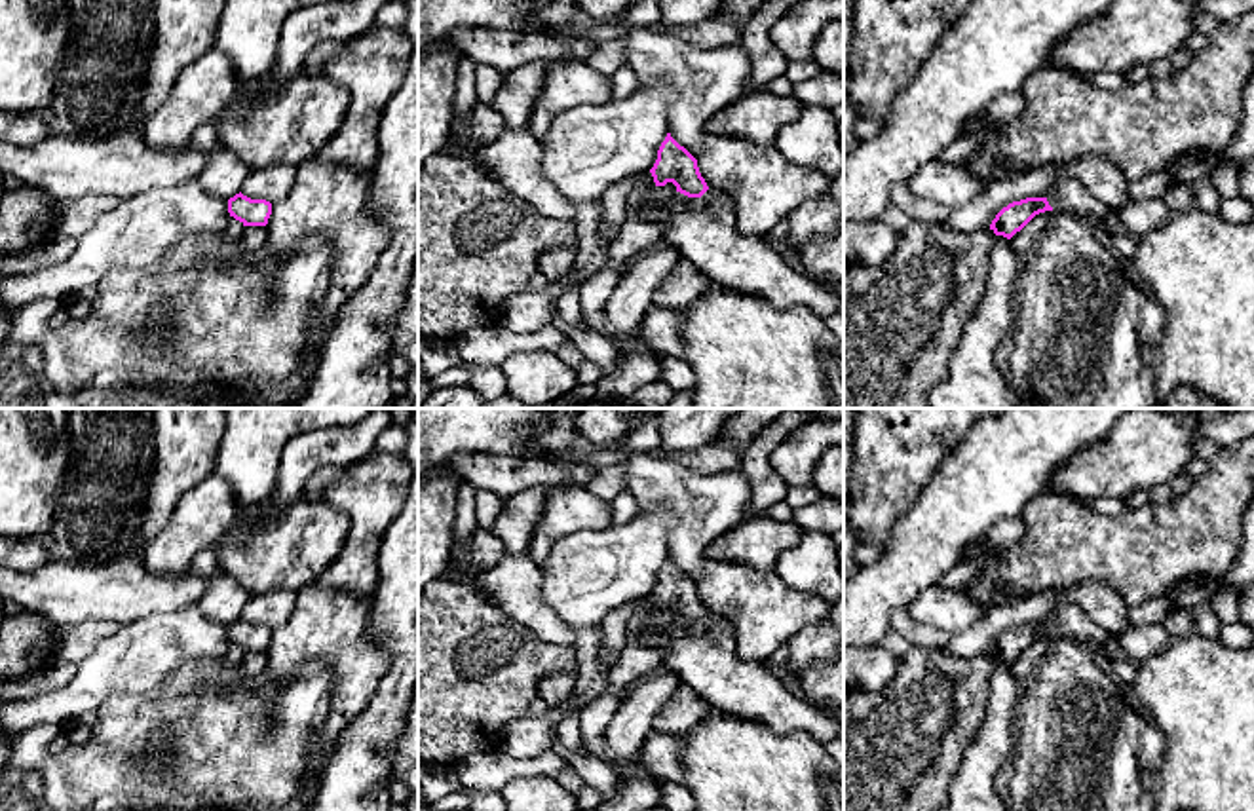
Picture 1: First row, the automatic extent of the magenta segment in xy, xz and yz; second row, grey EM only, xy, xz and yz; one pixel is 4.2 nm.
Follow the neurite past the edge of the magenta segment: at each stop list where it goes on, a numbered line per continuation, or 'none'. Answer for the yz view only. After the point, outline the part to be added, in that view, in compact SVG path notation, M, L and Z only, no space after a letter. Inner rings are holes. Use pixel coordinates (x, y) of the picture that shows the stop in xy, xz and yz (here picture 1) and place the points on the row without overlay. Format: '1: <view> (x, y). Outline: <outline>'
1: yz (1070, 620). Outline: M1058 604L1045 619L1053 636L1070 636L1085 646L1096 642L1102 648L1115 650L1115 638L1102 629L1081 604Z

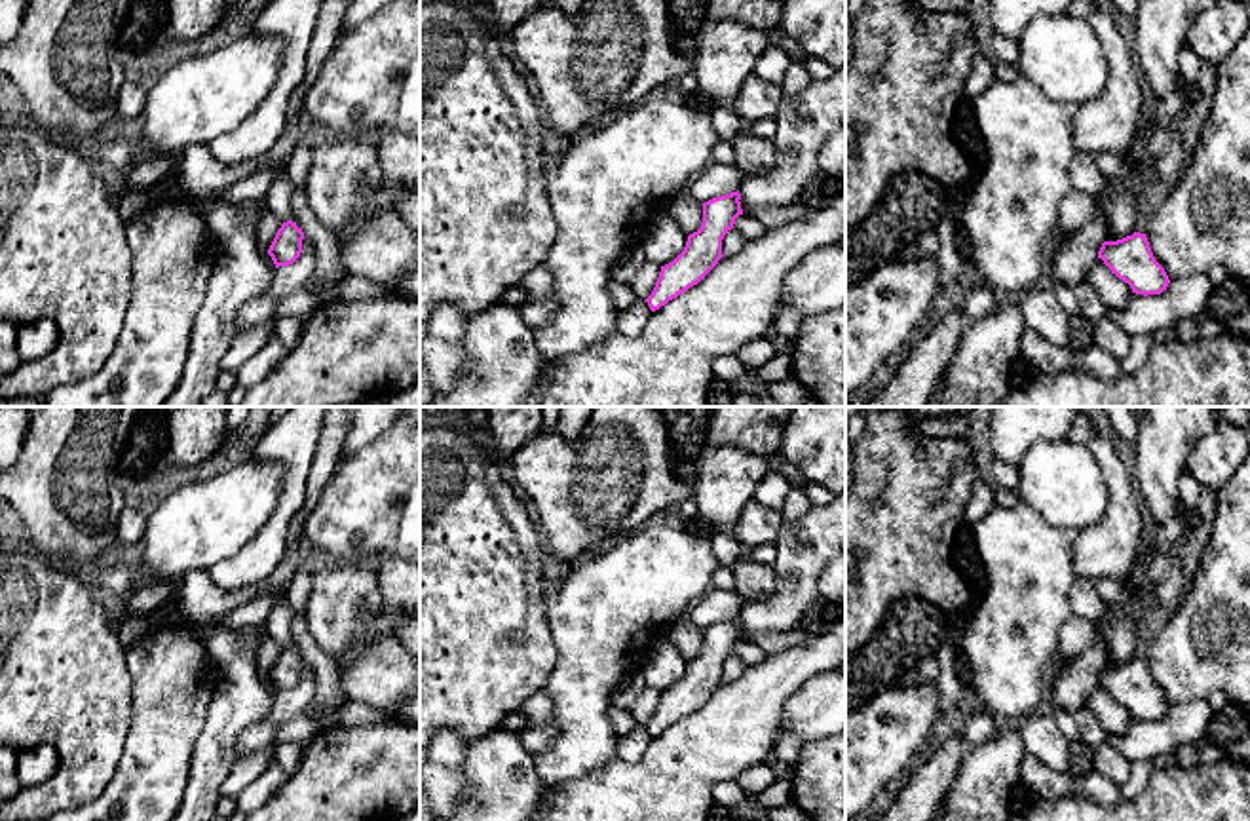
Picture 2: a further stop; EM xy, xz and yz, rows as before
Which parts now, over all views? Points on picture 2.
none

